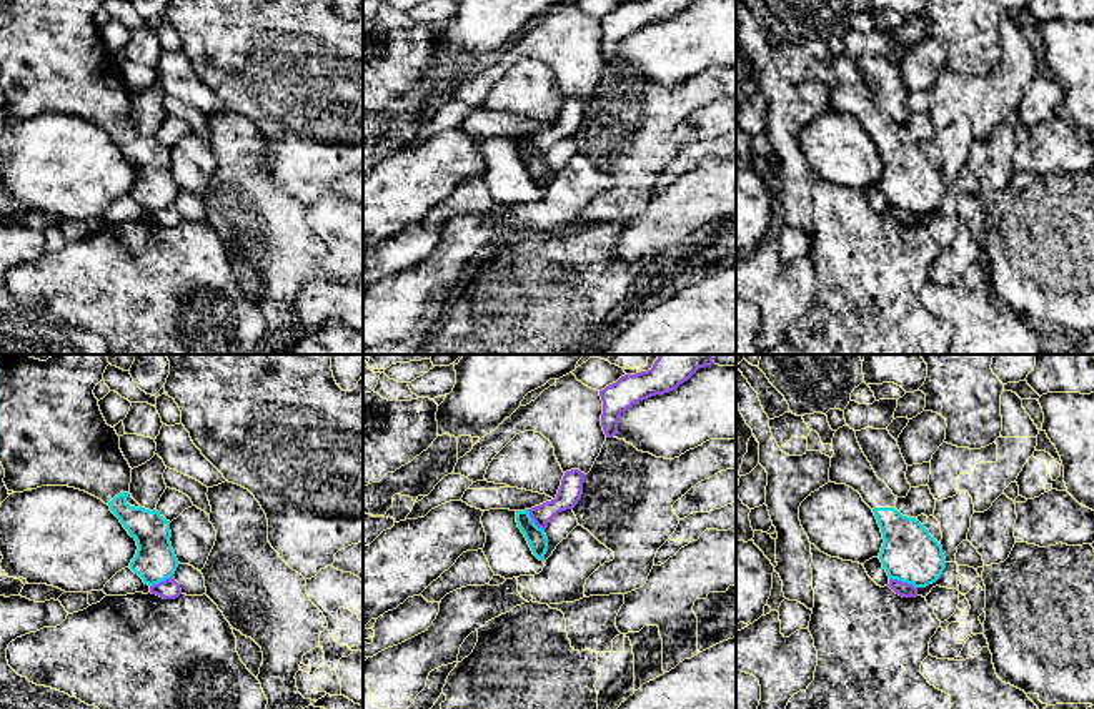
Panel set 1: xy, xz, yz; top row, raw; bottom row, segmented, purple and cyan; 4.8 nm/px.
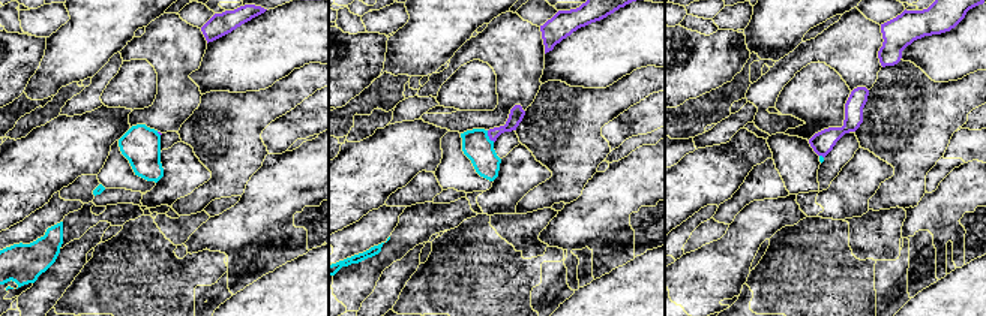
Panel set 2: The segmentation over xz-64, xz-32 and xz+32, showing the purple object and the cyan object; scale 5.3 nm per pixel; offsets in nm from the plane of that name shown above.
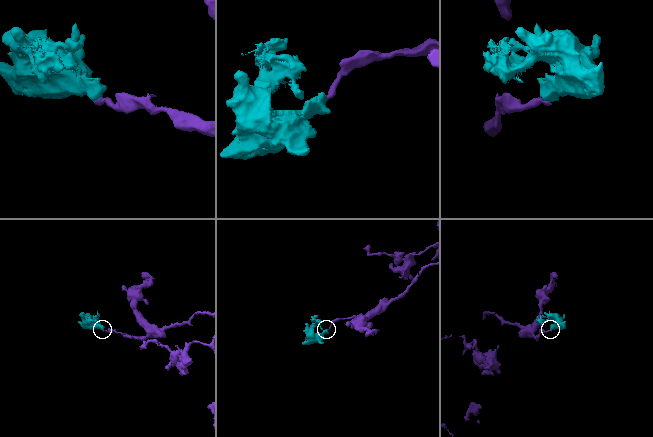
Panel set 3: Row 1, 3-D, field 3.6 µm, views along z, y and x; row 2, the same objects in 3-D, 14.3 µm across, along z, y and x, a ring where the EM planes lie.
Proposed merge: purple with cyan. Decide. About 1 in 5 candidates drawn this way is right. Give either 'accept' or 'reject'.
reject

